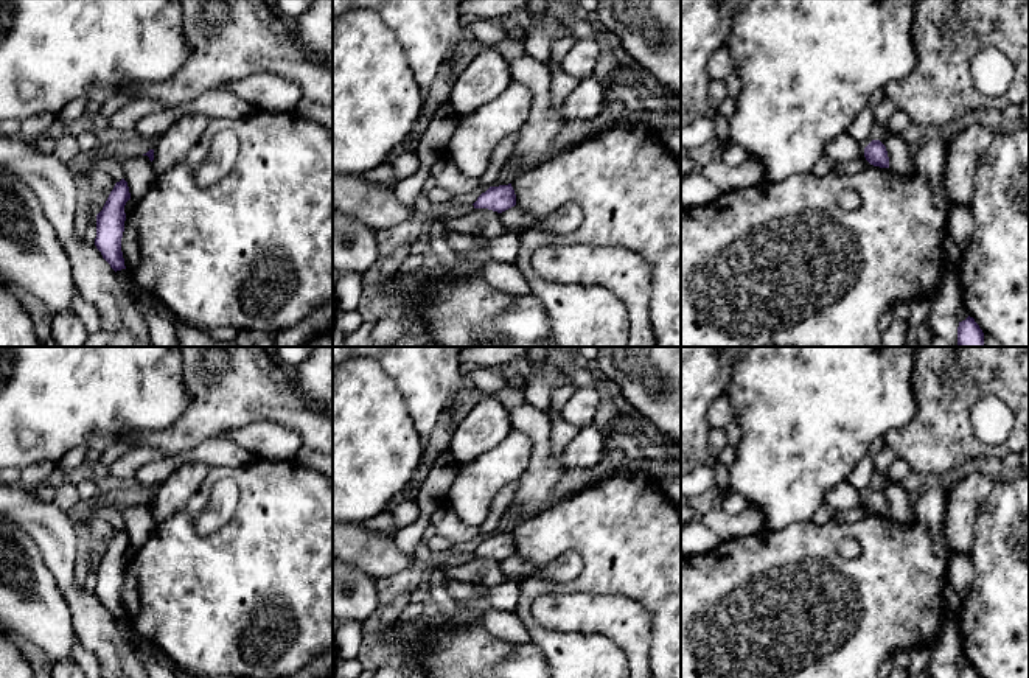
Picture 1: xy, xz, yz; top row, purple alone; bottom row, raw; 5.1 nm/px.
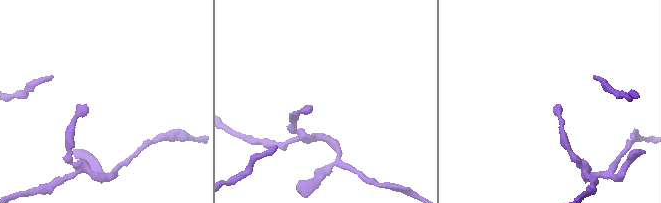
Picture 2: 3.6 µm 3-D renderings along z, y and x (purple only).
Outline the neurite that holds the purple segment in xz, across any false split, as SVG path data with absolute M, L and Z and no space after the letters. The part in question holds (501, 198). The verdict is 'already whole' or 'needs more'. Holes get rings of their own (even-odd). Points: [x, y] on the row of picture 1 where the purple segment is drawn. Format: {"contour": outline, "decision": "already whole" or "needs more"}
{"contour": "M511 183L490 187L485 193L482 193L477 197L477 201L473 205L474 208L488 208L502 213L516 205L516 194Z", "decision": "already whole"}

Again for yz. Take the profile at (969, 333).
{"contour": "M967 317L959 322L957 327L957 345L959 347L984 347L984 333L973 317Z", "decision": "already whole"}

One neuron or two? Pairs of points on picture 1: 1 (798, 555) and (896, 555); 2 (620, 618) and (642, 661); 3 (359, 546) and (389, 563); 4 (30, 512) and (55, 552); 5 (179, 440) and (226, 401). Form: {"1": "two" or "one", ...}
{"1": "one", "2": "one", "3": "one", "4": "one", "5": "one"}

